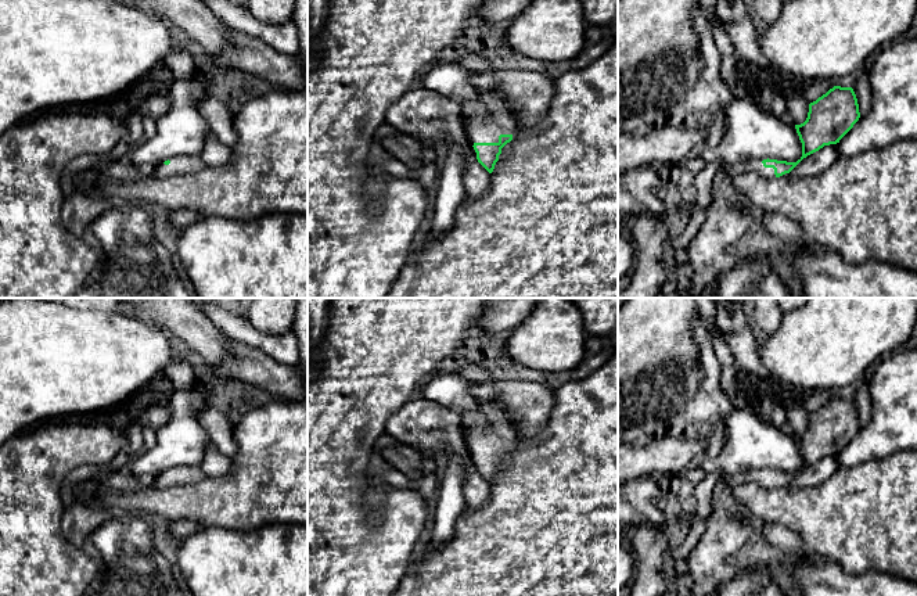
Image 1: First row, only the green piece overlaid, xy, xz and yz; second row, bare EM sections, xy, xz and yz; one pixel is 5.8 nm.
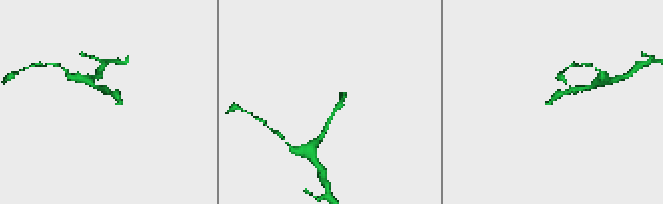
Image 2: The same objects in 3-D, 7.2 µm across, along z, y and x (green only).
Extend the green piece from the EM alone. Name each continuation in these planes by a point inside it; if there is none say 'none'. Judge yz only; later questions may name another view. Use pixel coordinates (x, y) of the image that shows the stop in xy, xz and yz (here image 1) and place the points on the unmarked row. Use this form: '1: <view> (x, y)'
1: yz (715, 559)

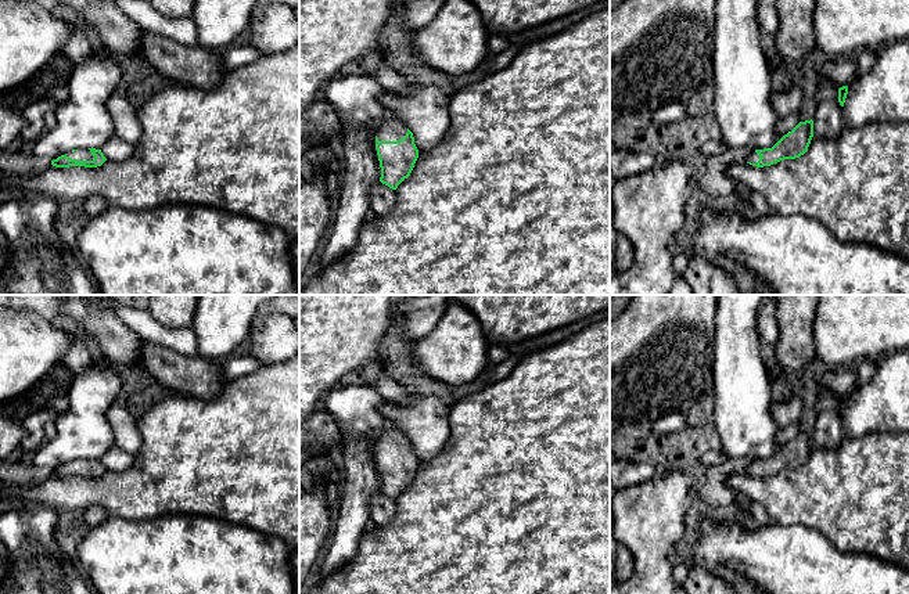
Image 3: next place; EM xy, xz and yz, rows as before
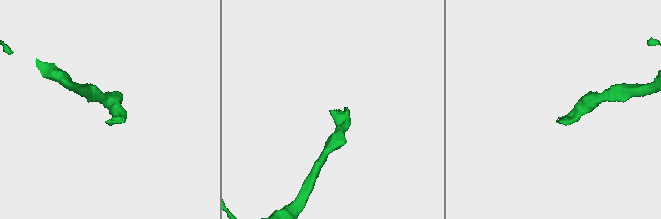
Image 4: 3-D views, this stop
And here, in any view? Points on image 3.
1: xy (82, 464)

